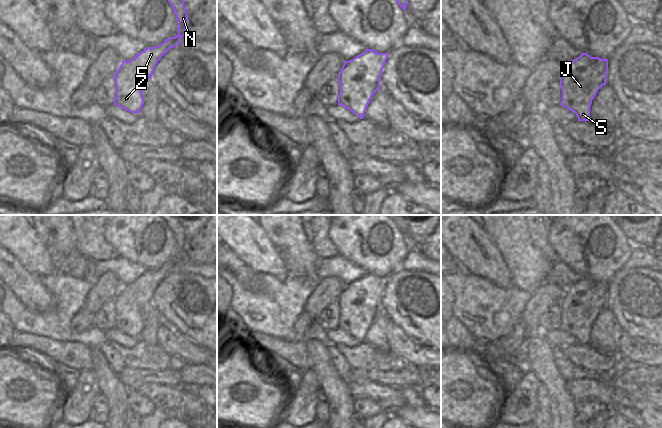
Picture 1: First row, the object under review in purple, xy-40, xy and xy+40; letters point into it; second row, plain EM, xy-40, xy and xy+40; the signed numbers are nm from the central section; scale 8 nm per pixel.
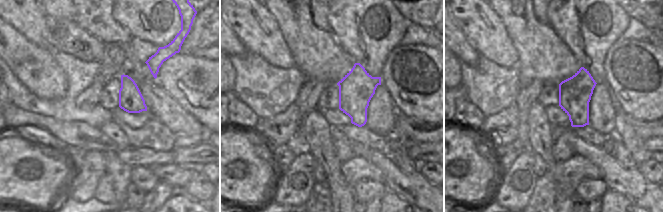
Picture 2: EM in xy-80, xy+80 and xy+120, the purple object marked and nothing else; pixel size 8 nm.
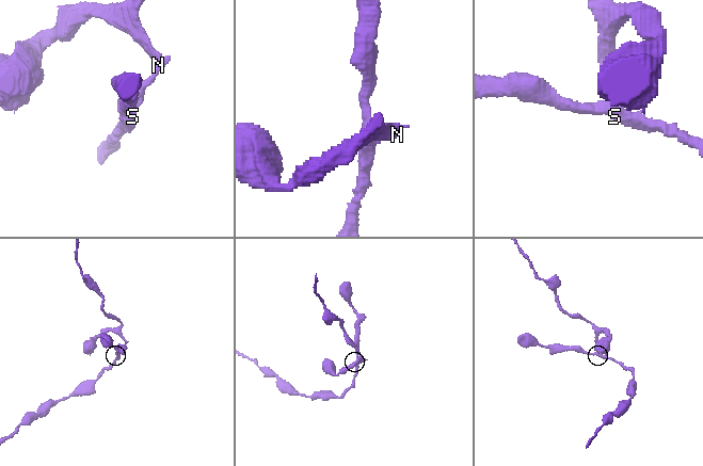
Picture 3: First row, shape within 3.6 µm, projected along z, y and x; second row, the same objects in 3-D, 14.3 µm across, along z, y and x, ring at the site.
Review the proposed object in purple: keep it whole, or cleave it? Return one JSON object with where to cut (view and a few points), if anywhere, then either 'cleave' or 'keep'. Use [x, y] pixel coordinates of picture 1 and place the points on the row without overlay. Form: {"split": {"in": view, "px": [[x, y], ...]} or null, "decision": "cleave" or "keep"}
{"split": null, "decision": "keep"}

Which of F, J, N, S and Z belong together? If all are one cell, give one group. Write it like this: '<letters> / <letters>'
F J N S Z

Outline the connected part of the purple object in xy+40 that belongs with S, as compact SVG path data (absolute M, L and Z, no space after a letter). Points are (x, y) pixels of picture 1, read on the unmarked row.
M582 277L566 287L560 300L560 329L576 338L578 345L590 345L590 330L598 314L606 309L608 283Z

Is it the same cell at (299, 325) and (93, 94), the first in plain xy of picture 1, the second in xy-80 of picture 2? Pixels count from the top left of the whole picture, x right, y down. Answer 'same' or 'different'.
same

